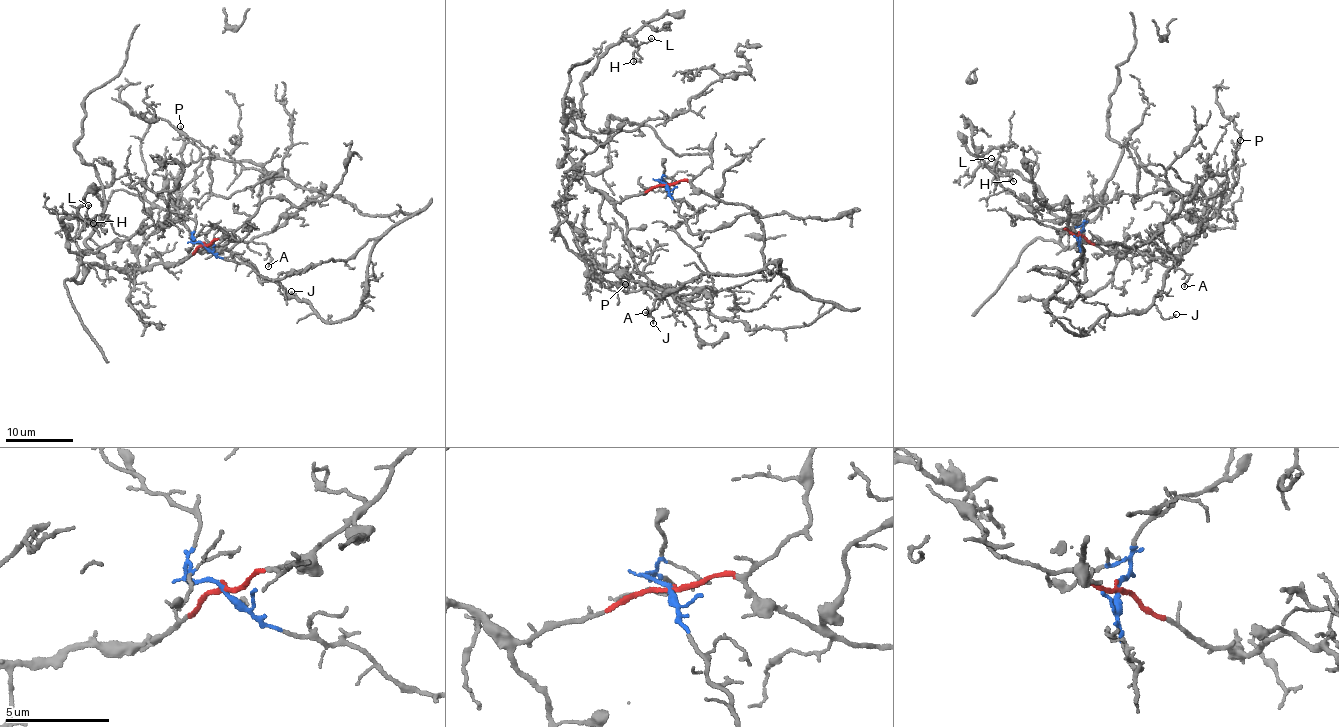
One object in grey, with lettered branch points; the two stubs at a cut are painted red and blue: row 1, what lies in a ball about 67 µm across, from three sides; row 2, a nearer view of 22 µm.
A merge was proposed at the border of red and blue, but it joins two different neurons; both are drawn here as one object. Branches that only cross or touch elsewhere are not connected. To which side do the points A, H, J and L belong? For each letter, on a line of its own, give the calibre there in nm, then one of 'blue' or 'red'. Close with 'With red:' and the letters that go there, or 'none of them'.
A: calibre 120 nm; red
H: calibre 100 nm; red
J: calibre 100 nm; blue
L: calibre 110 nm; red
With red: A, H, L

